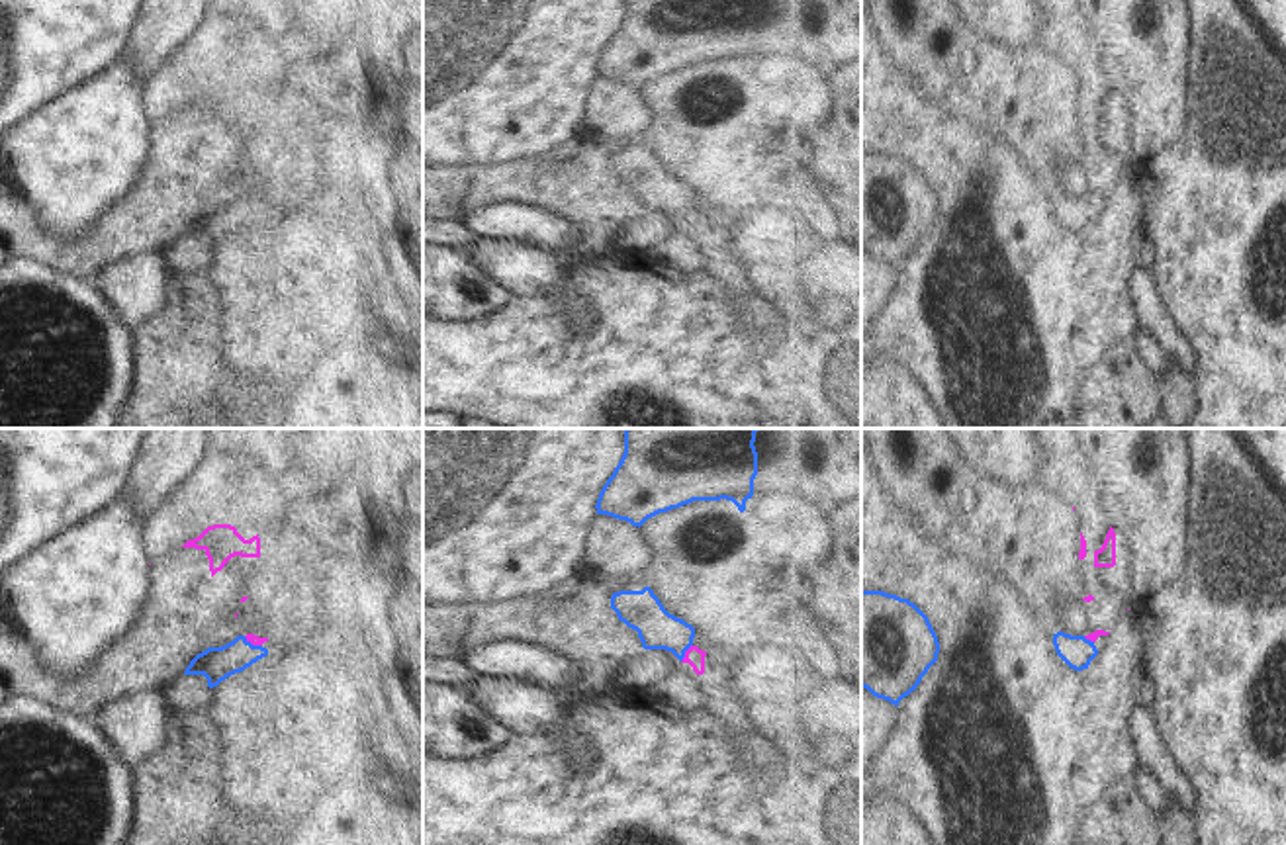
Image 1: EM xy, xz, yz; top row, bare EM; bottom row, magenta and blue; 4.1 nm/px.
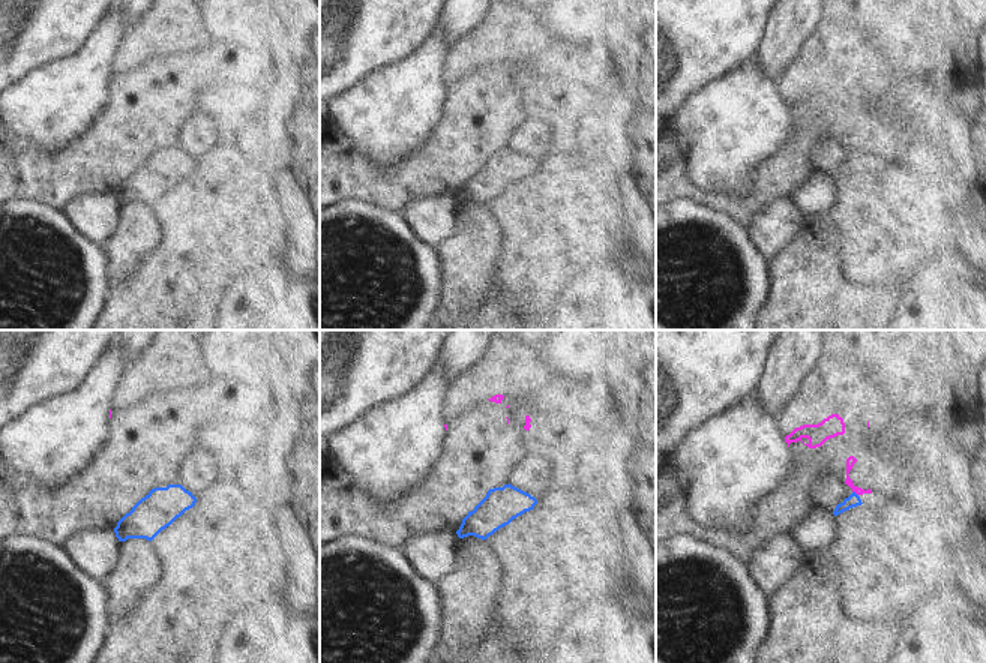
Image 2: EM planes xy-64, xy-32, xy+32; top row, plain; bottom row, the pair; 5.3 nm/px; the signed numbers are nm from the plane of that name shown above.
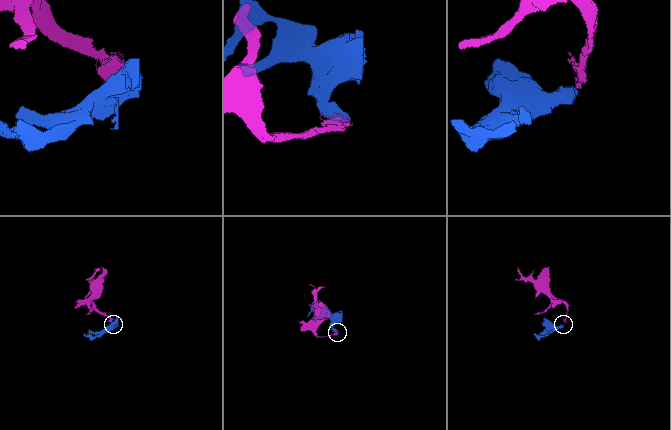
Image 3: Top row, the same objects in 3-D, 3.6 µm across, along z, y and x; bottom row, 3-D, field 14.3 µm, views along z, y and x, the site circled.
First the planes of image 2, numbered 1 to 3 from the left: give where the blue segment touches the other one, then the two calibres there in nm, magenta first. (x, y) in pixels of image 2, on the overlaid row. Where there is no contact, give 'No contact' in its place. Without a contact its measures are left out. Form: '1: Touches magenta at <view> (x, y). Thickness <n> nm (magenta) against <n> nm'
1: No contact
2: No contact
3: Touches magenta at xy+32 (856, 492). Thickness 50 nm (magenta) against 70 nm

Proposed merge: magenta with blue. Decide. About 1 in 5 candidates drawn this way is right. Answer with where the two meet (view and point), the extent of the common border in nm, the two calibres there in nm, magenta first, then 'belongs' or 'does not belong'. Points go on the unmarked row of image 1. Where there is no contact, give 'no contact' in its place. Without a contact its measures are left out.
xz (686, 216) | 90 nm | 80/160 nm | does not belong

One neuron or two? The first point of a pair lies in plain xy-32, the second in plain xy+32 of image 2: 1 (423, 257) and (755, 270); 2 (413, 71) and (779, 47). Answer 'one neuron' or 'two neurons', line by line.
1: one neuron
2: two neurons

